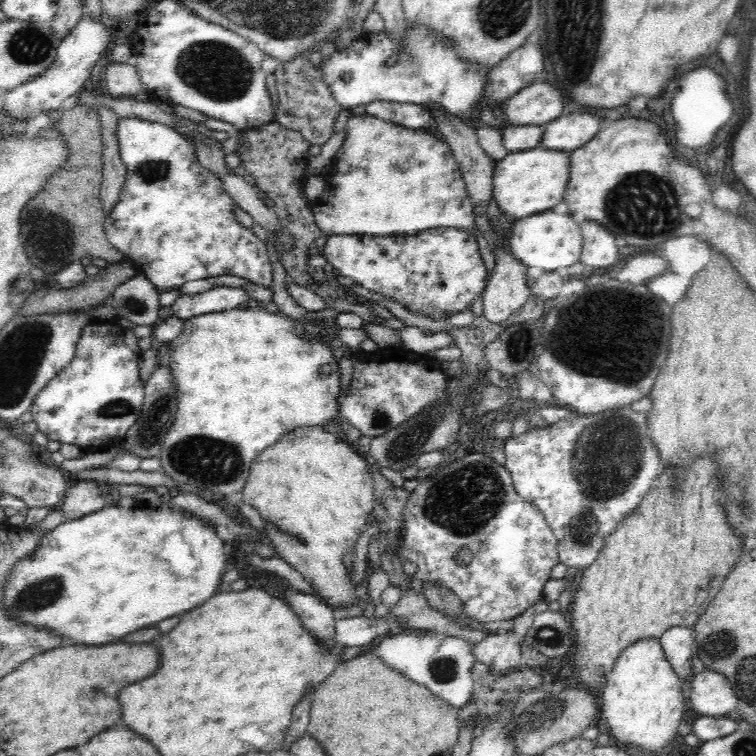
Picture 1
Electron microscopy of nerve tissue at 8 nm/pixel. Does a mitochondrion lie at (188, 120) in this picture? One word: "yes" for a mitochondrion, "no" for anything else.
no

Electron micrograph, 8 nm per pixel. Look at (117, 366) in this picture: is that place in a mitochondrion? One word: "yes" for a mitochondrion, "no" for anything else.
no

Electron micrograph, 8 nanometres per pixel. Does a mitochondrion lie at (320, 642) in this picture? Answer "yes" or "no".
no

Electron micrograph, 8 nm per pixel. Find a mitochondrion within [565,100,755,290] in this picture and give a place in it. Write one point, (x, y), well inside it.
(644, 190)

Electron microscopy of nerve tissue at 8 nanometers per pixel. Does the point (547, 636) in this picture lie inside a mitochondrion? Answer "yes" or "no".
yes

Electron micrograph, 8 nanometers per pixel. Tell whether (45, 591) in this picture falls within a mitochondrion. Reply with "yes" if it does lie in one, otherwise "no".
yes

